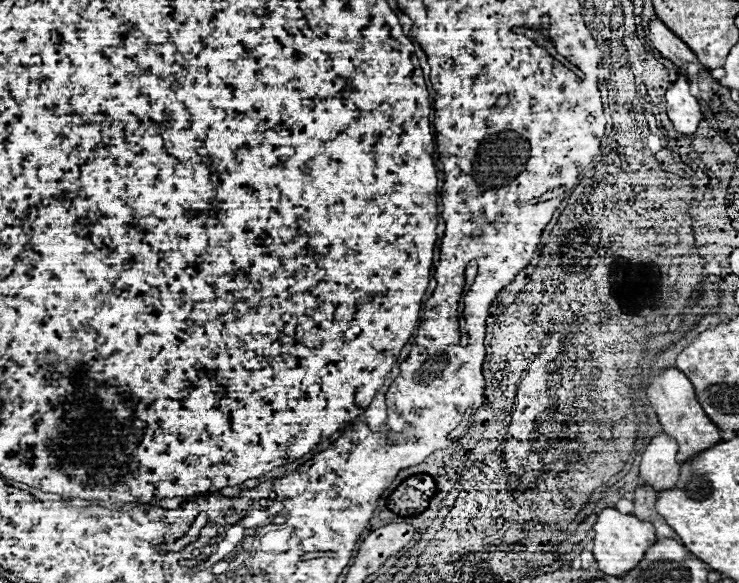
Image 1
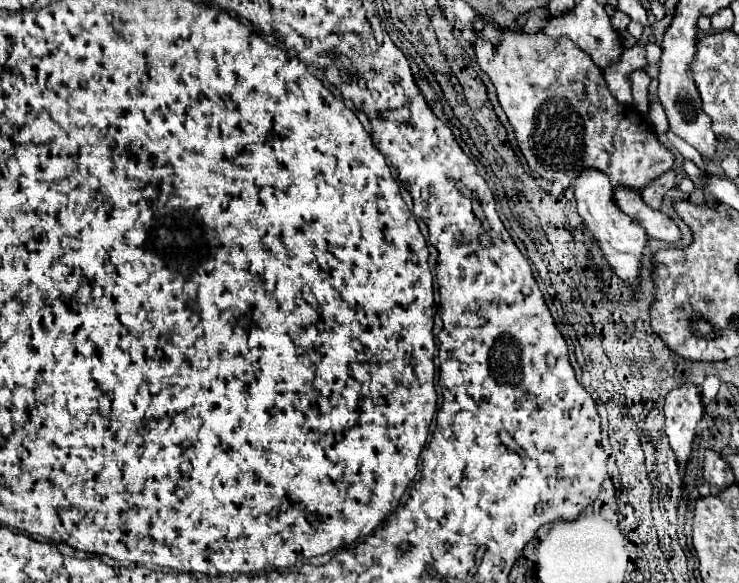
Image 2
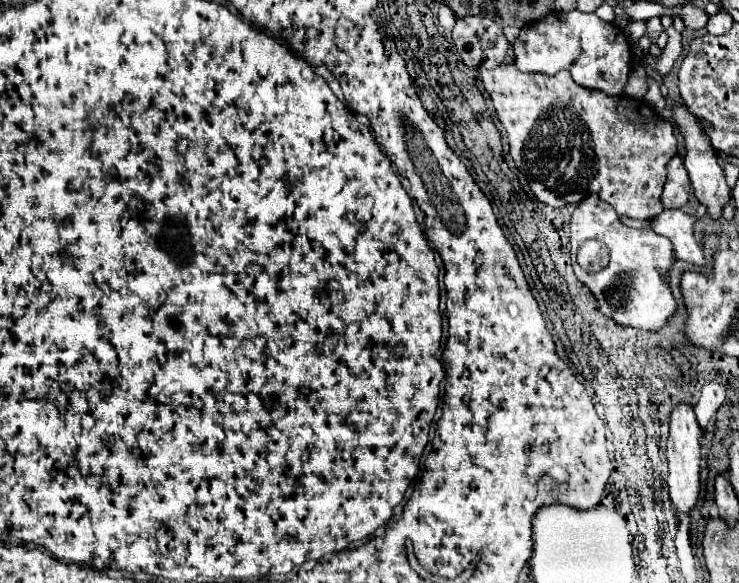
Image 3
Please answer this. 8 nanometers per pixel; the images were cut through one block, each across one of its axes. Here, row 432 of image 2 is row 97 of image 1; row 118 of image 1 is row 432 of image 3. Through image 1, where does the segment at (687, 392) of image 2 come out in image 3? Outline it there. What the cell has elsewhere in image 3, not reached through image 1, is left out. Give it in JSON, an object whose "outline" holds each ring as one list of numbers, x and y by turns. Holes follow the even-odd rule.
{"outline":[[680,404,672,410,672,420,670,420,670,438,666,446,666,456,668,456,668,466,670,466,670,476,668,476,668,490,670,490,670,500,672,500,672,510,676,520,686,516,698,502,700,494,700,440,702,430,696,422,694,408,688,404]]}

